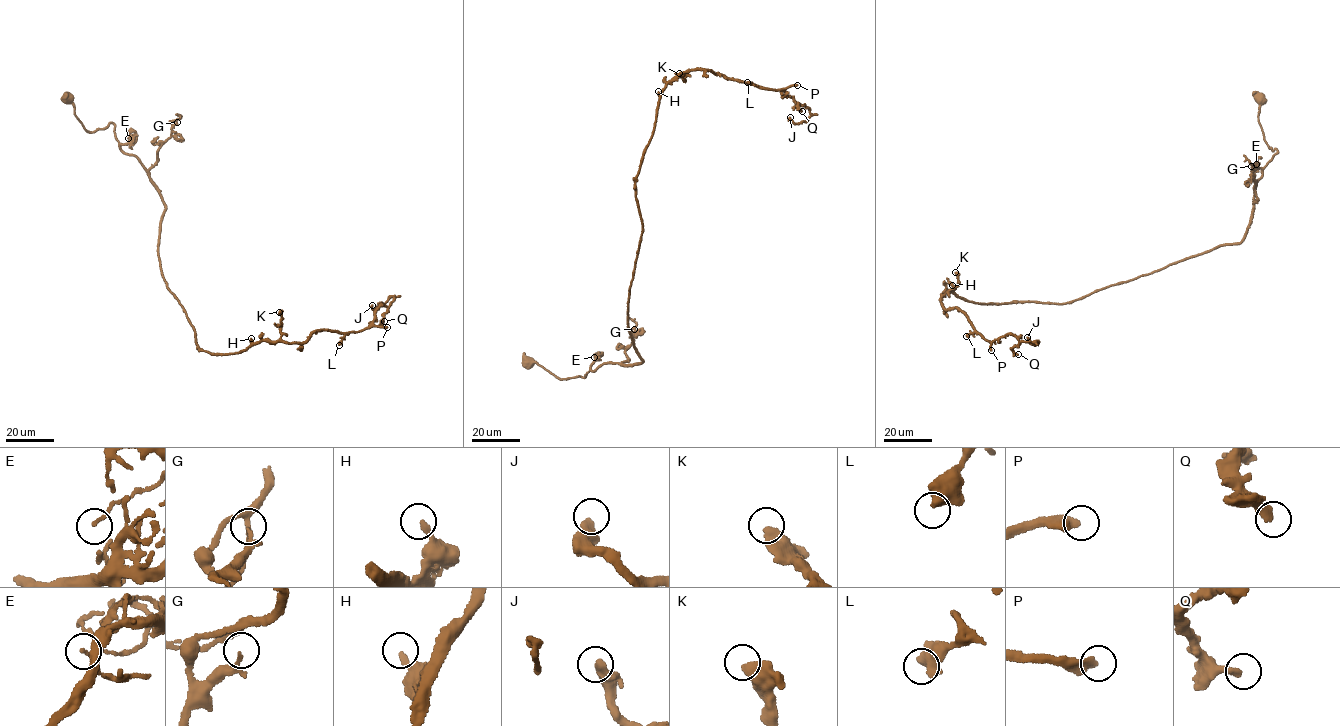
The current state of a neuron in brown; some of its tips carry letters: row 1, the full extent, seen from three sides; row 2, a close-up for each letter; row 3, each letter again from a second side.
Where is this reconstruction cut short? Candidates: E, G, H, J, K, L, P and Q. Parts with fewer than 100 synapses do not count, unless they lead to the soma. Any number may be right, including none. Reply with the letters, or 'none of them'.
P

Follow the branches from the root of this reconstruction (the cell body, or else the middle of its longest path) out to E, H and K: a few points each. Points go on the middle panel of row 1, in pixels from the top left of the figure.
E: (528, 360), (536, 362), (561, 379), (585, 376), (597, 355), (602, 355), (594, 357)
H: (528, 360), (561, 379), (608, 363), (642, 361), (627, 310), (642, 228), (635, 178), (658, 91)
K: (528, 360), (561, 379), (642, 361), (627, 321), (642, 228), (635, 178), (679, 73)

